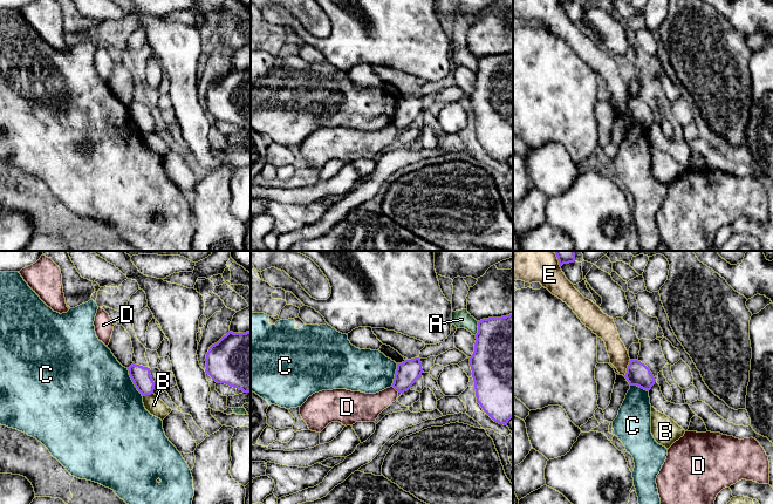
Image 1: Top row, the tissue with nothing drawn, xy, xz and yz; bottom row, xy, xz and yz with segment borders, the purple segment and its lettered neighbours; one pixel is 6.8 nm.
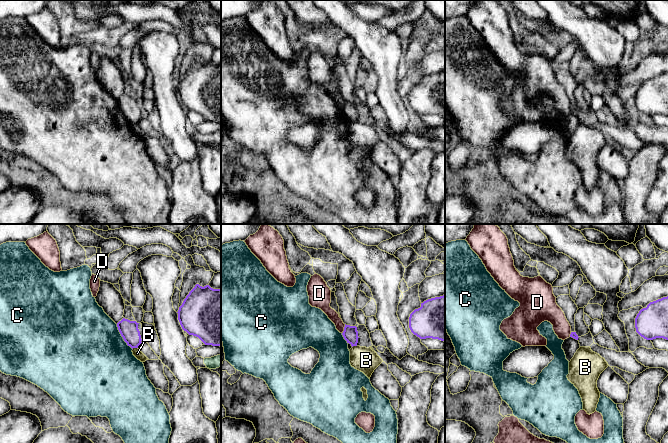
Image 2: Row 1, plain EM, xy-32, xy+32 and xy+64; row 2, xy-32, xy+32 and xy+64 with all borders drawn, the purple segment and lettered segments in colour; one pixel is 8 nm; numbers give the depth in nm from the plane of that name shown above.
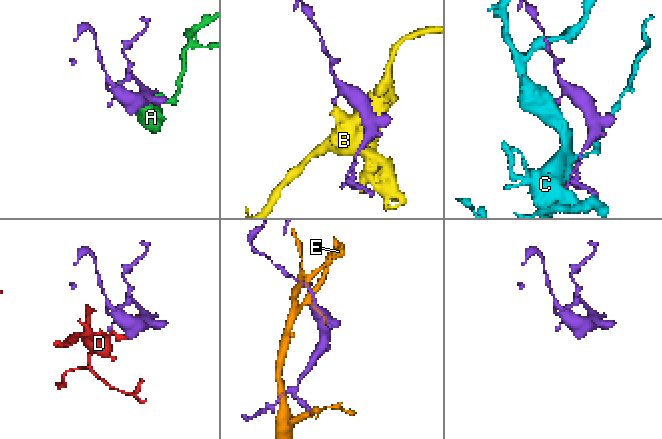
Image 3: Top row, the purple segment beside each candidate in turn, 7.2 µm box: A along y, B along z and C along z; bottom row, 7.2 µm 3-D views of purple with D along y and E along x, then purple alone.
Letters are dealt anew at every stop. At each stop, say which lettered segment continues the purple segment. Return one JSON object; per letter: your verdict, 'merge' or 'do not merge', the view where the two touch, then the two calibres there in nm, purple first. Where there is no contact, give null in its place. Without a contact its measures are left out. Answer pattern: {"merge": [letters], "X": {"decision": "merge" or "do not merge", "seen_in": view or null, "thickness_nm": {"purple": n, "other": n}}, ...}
{"merge": [], "A": {"decision": "do not merge", "seen_in": "xz", "thickness_nm": {"purple": 460, "other": 130}}, "B": {"decision": "do not merge", "seen_in": "xy", "thickness_nm": {"purple": 140, "other": 120}}, "C": {"decision": "do not merge", "seen_in": "xy", "thickness_nm": {"purple": 140, "other": 500}}, "D": {"decision": "do not merge", "seen_in": "xz", "thickness_nm": {"purple": 160, "other": 190}}, "E": {"decision": "do not merge", "seen_in": "yz", "thickness_nm": {"purple": 160, "other": 130}}}

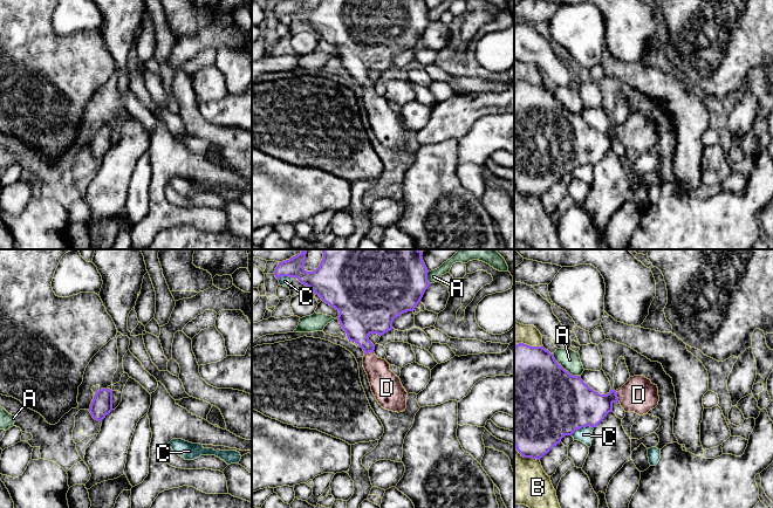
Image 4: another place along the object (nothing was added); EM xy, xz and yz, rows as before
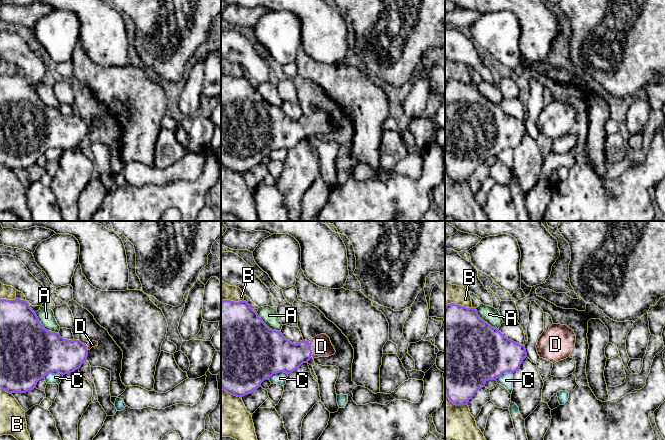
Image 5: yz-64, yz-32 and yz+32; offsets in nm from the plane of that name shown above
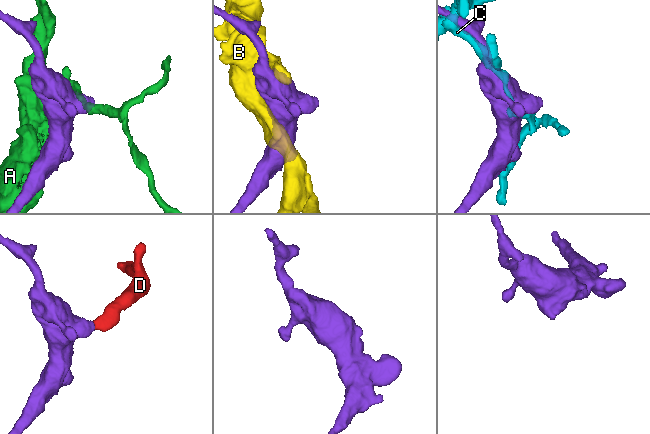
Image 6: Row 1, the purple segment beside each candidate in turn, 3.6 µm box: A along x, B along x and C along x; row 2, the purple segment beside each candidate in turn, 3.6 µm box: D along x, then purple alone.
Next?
{"merge": ["D"], "A": {"decision": "do not merge", "seen_in": "yz", "thickness_nm": {"purple": 500, "other": 140}}, "B": {"decision": "do not merge", "seen_in": "yz", "thickness_nm": {"purple": 420, "other": 340}}, "C": {"decision": "do not merge", "seen_in": "yz", "thickness_nm": {"purple": 460, "other": 100}}, "D": {"decision": "merge", "seen_in": "yz", "thickness_nm": {"purple": 280, "other": 240}}}

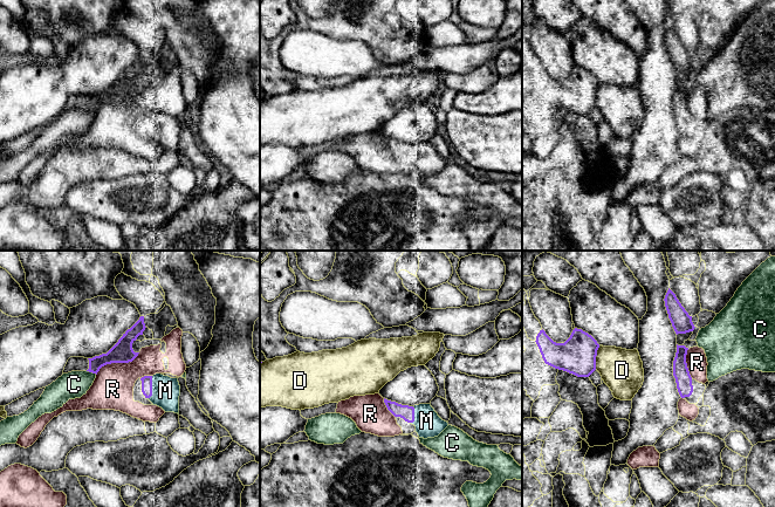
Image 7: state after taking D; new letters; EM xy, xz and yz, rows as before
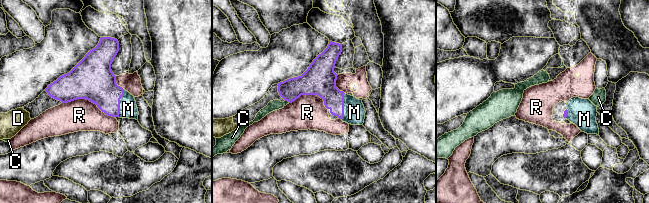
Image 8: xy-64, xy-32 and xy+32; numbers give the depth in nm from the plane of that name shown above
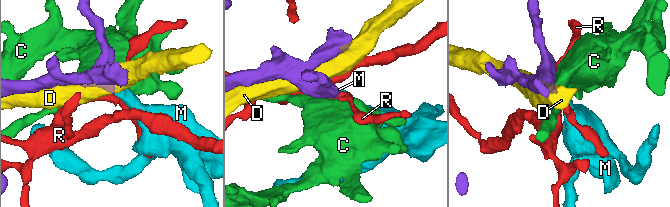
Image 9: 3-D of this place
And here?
{"merge": ["M"], "C": {"decision": "do not merge", "seen_in": "xy", "thickness_nm": {"purple": 150, "other": 180}}, "D": {"decision": "do not merge", "seen_in": "yz", "thickness_nm": {"purple": 260, "other": 280}}, "M": {"decision": "merge", "seen_in": "xy", "thickness_nm": {"purple": 80, "other": 190}}, "R": {"decision": "do not merge", "seen_in": "xy", "thickness_nm": {"purple": 150, "other": 280}}}

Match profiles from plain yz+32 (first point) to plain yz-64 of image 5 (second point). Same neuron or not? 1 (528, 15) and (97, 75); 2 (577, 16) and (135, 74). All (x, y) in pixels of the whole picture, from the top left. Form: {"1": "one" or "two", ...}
{"1": "two", "2": "two"}

